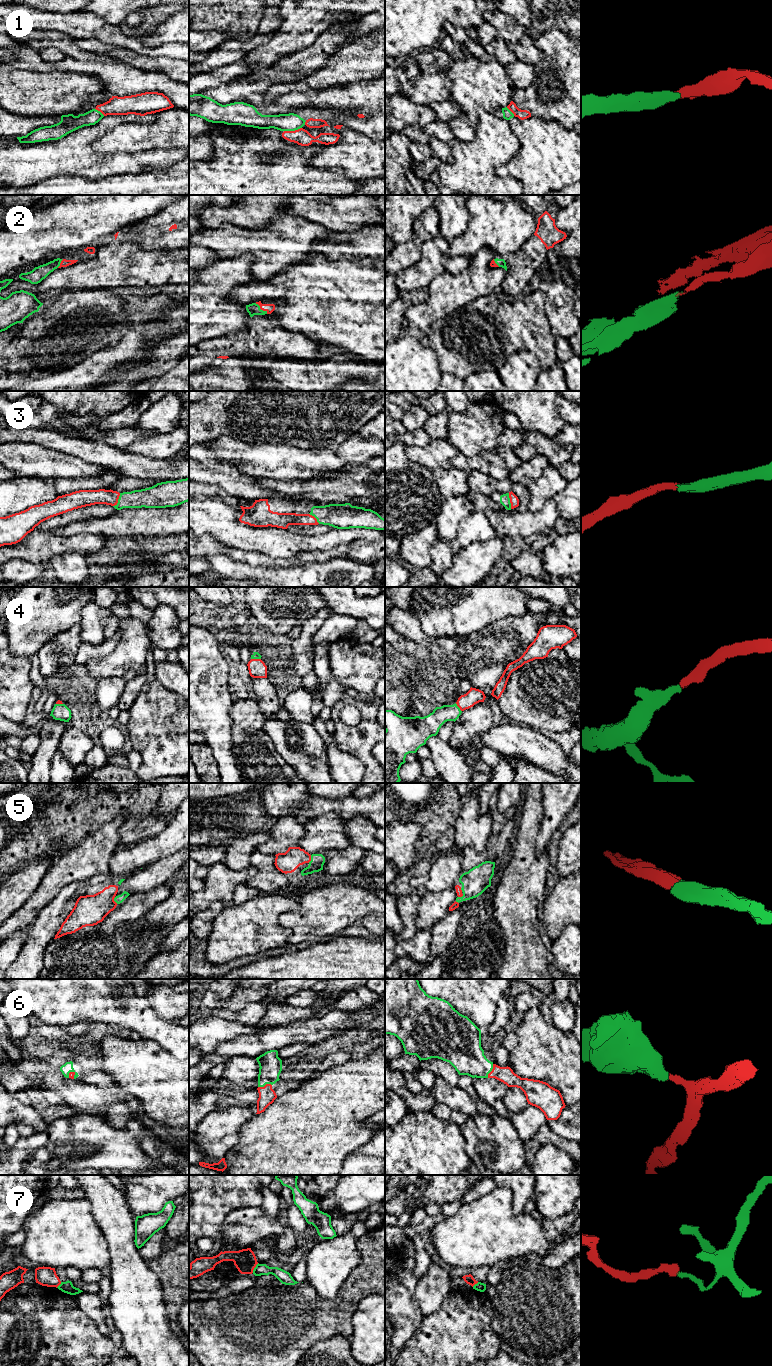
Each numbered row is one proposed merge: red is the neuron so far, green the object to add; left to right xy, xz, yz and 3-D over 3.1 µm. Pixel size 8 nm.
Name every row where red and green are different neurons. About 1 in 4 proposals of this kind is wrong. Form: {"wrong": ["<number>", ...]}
{"wrong": ["7"]}

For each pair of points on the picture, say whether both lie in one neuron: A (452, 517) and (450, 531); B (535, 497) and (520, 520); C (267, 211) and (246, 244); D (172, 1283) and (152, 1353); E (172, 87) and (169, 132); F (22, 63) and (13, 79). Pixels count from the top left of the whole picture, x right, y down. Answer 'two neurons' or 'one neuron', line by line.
A: one neuron
B: two neurons
C: two neurons
D: two neurons
E: two neurons
F: two neurons

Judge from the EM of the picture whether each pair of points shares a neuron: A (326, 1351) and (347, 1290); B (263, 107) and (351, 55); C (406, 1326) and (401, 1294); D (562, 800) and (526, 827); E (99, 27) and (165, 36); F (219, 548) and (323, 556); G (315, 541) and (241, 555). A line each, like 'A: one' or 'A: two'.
A: two
B: two
C: one
D: two
E: two
F: one
G: two

